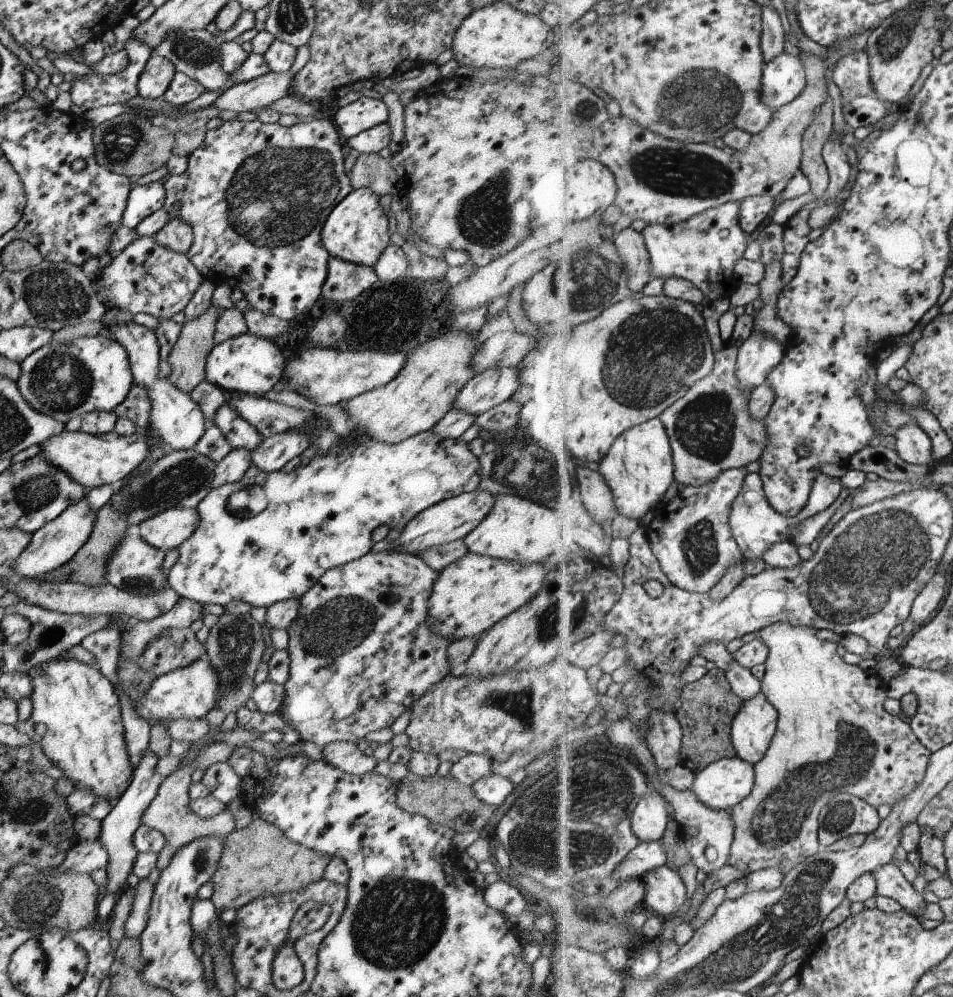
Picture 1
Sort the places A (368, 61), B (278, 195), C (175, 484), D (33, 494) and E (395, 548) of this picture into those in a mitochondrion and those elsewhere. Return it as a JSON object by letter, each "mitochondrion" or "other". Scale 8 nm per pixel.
{"A":"other","B":"mitochondrion","C":"mitochondrion","D":"mitochondrion","E":"other"}

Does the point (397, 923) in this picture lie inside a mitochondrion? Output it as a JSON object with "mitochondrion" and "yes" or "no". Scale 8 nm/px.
{"mitochondrion":"yes"}

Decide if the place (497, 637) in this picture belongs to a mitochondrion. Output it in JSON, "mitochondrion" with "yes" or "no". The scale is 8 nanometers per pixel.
{"mitochondrion":"no"}

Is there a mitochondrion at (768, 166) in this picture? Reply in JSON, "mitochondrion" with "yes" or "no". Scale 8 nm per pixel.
{"mitochondrion":"no"}

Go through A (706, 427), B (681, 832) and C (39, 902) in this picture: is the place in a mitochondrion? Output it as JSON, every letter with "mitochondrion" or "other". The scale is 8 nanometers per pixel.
{"A":"mitochondrion","B":"other","C":"mitochondrion"}

